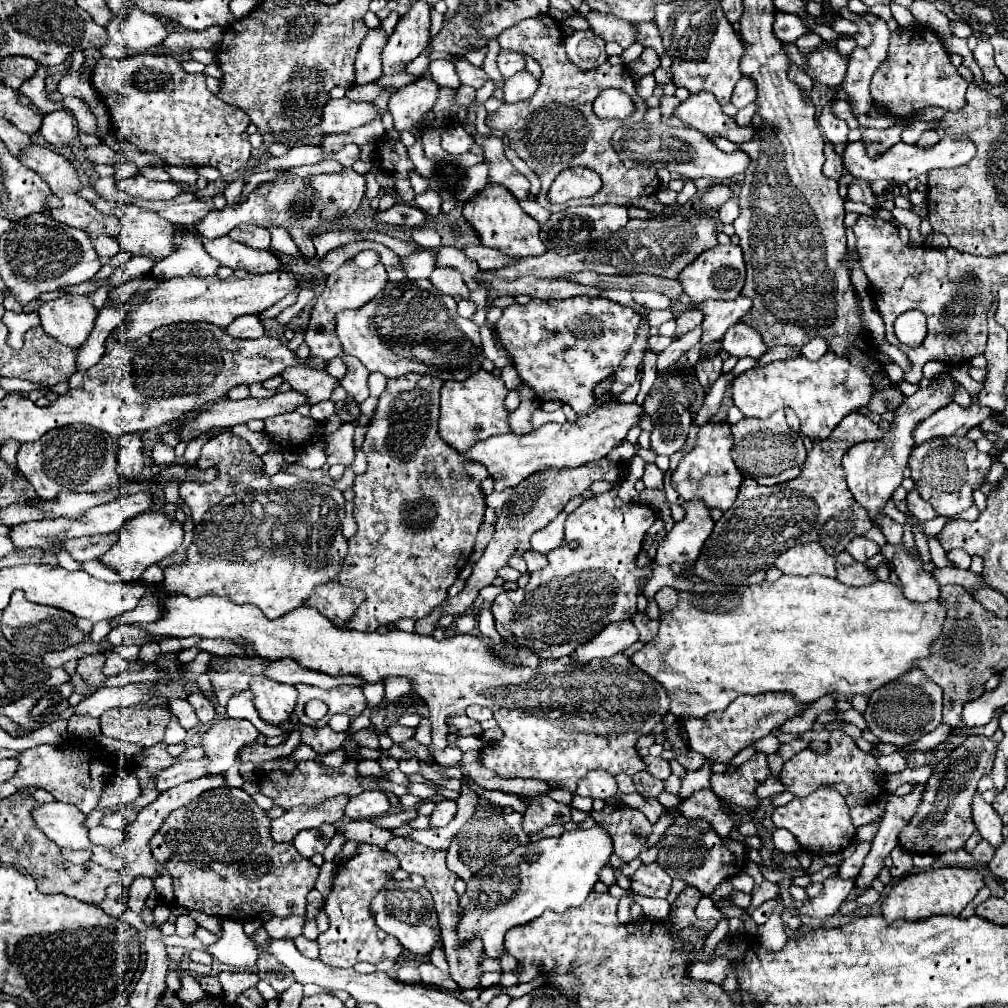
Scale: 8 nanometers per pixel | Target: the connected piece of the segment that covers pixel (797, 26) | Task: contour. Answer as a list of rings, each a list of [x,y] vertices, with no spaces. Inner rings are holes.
[[[776,12],[776,20],[774,20],[774,34],[778,40],[794,44],[800,36],[808,34],[810,26],[798,16],[798,14],[790,14],[790,12]]]

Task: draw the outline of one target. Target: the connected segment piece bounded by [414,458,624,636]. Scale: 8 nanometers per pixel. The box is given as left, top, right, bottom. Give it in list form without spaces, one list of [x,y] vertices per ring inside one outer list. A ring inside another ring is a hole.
[[[606,458],[598,460],[598,464],[584,464],[582,468],[562,468],[562,470],[546,470],[546,472],[538,472],[538,476],[530,476],[530,480],[524,480],[520,486],[516,486],[512,492],[510,492],[510,498],[508,502],[504,504],[498,520],[496,520],[496,532],[490,540],[490,544],[486,546],[482,558],[474,564],[472,568],[472,574],[466,578],[466,586],[464,590],[452,598],[452,600],[446,600],[444,606],[435,608],[427,617],[422,618],[416,622],[416,628],[414,632],[416,634],[422,634],[422,636],[432,636],[432,632],[436,630],[438,626],[438,619],[446,614],[452,614],[454,618],[458,618],[460,614],[468,612],[474,598],[478,596],[478,590],[484,588],[484,586],[490,586],[494,582],[494,578],[498,576],[498,570],[502,566],[508,564],[508,558],[512,554],[524,554],[526,550],[530,550],[530,536],[544,528],[548,522],[552,522],[562,510],[564,506],[568,504],[570,498],[582,494],[584,490],[590,488],[592,482],[596,480],[608,480],[608,482],[622,482],[624,480],[624,470],[622,470],[622,464],[614,464]]]

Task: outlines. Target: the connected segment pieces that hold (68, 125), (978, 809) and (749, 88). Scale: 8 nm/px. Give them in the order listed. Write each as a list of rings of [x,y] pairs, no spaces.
[[[56,110],[44,116],[40,132],[48,144],[70,146],[74,140],[74,118],[68,110]]]
[[[976,790],[972,798],[972,820],[984,840],[988,840],[994,848],[1002,844],[1002,820],[998,820],[998,814],[993,806],[982,800],[979,790]]]
[[[742,78],[742,80],[736,84],[730,102],[740,110],[740,108],[752,104],[754,100],[756,100],[756,96],[754,96],[754,84],[750,84],[750,80]]]

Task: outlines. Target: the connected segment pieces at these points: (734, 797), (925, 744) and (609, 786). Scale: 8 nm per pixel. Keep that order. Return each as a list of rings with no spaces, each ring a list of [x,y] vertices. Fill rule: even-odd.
[[[756,752],[752,760],[744,762],[738,768],[738,772],[712,774],[710,784],[712,784],[712,792],[718,794],[720,798],[726,798],[742,808],[754,808],[758,806],[758,798],[754,796],[754,790],[758,784],[766,780],[768,774],[770,770],[766,764],[766,756],[762,752]]]
[[[942,722],[936,730],[932,730],[930,734],[926,734],[926,736],[920,740],[920,744],[922,744],[922,748],[934,748],[934,746],[938,746],[940,742],[944,742],[950,732],[952,732],[950,724],[944,724],[944,722]]]
[[[590,770],[584,778],[578,780],[574,794],[606,800],[612,794],[616,794],[616,790],[618,790],[618,786],[616,786],[614,776],[610,776],[608,772],[602,772],[602,770]]]

